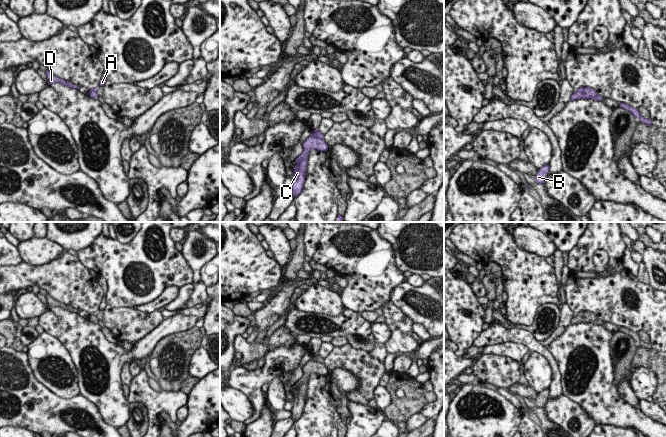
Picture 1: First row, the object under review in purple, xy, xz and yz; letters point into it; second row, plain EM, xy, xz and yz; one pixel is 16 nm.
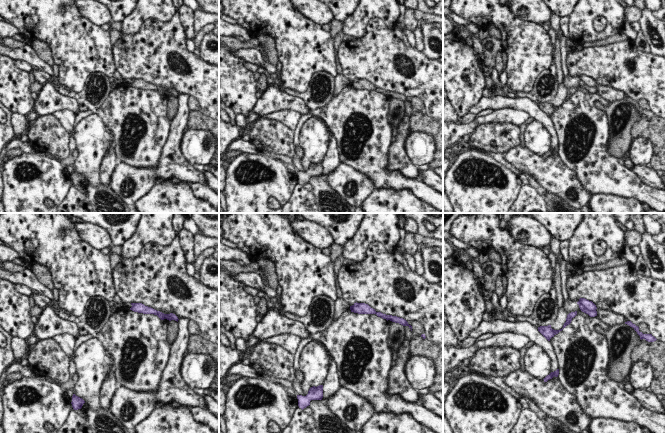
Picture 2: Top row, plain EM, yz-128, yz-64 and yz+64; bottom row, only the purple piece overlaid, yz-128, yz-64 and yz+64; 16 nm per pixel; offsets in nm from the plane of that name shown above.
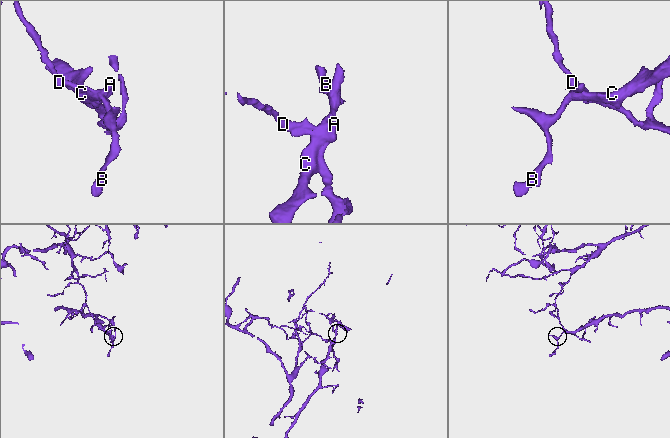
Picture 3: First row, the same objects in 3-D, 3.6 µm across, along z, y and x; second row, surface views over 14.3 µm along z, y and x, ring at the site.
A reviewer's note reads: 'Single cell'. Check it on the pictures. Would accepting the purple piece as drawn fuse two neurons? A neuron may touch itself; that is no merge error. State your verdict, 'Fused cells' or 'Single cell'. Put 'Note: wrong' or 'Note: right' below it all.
Fused cells
Note: wrong

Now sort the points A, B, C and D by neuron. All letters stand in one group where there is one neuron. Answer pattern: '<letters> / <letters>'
A B C / D

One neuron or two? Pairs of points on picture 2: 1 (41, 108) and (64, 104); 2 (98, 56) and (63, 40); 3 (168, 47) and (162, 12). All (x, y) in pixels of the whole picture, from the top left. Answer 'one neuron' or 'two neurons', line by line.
1: one neuron
2: one neuron
3: two neurons

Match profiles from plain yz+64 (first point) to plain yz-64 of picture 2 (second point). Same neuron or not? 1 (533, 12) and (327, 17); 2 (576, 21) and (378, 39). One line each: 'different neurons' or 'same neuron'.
1: same neuron
2: different neurons

